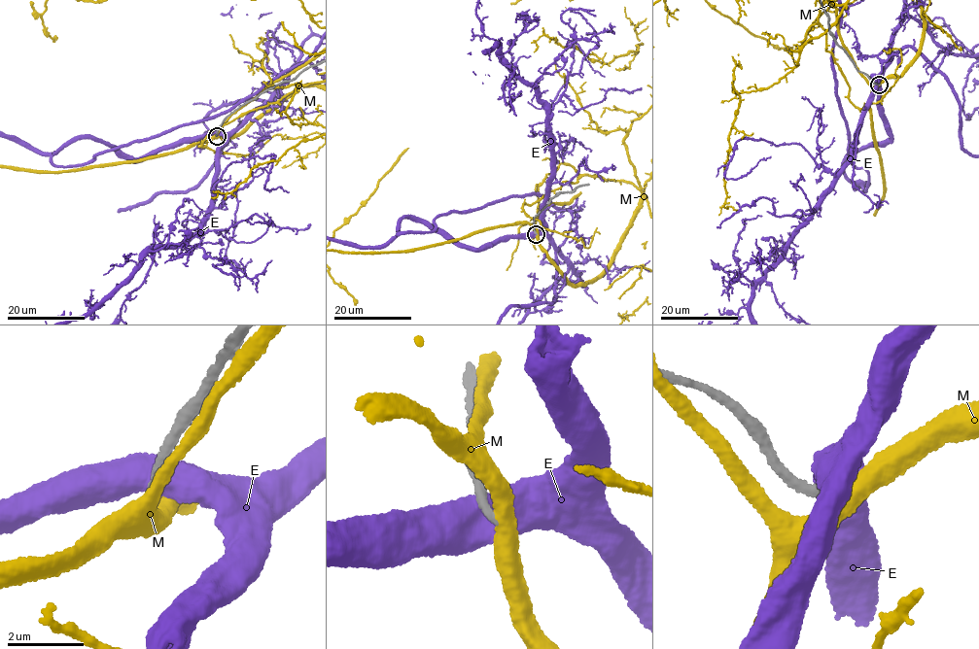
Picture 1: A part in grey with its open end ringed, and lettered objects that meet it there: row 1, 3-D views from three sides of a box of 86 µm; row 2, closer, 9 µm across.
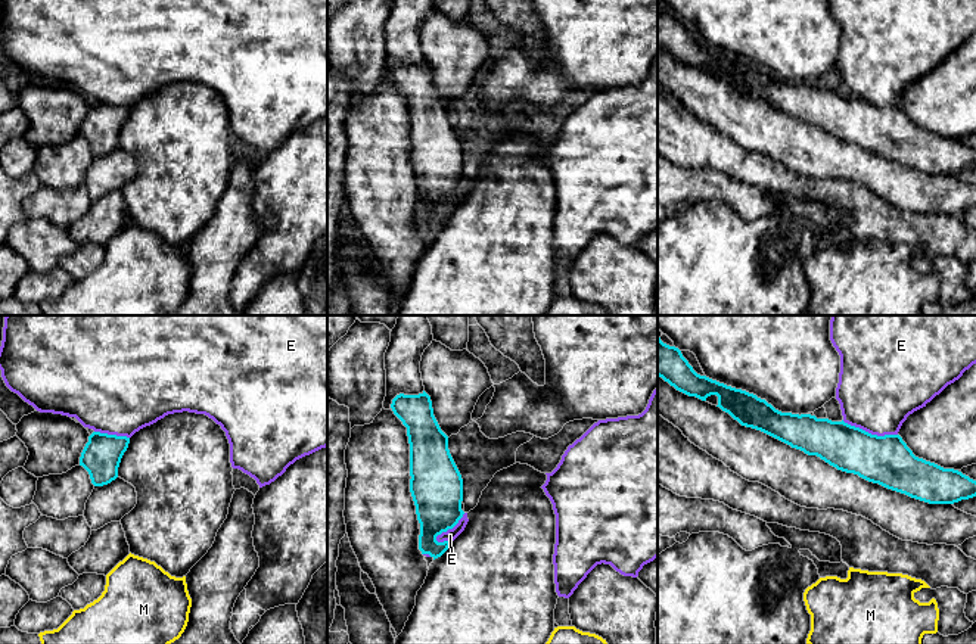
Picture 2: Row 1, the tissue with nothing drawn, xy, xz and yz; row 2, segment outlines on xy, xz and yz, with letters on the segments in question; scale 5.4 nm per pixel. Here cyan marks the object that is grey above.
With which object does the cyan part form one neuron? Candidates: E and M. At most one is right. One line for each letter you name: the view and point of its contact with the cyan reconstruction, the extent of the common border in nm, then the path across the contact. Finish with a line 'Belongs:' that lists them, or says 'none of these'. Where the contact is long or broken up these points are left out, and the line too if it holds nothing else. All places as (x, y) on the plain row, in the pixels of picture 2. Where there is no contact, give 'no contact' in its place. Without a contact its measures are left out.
Belongs: none of these

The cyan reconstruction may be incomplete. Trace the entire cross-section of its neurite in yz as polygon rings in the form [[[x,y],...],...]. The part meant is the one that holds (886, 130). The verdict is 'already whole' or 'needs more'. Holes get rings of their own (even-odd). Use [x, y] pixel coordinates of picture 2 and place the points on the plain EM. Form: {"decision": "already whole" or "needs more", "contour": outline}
{"decision": "already whole", "contour": [[[658,7],[658,46],[677,60],[702,71],[706,71],[711,65],[717,65],[717,77],[728,83],[742,96],[761,100],[808,125],[820,127],[837,140],[858,144],[888,159],[929,174],[954,174],[976,167],[976,150],[958,140],[944,139],[916,127],[899,105],[877,106],[843,90],[832,91],[829,88],[817,88],[811,84],[781,83],[753,63],[697,44],[680,19],[663,13],[660,7]]]}

